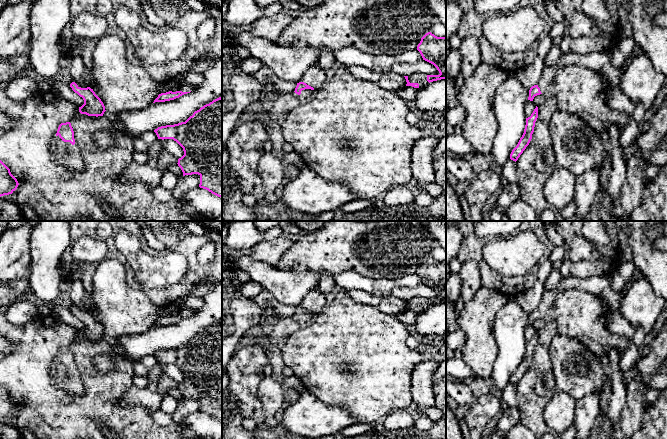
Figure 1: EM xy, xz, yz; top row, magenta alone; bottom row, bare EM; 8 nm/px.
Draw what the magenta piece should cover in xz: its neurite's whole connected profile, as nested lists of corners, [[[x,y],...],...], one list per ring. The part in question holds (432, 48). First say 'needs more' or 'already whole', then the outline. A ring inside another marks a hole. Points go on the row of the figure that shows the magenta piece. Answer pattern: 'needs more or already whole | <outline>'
already whole | [[[431,32],[426,33],[417,46],[423,60],[433,64],[439,75],[427,75],[427,81],[433,82],[446,79],[446,36],[437,37]]]

